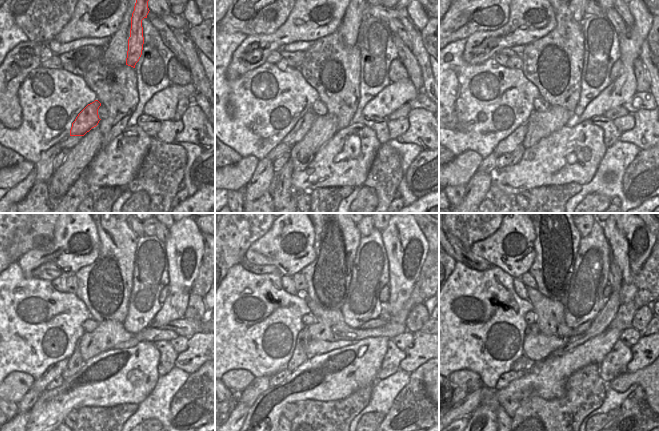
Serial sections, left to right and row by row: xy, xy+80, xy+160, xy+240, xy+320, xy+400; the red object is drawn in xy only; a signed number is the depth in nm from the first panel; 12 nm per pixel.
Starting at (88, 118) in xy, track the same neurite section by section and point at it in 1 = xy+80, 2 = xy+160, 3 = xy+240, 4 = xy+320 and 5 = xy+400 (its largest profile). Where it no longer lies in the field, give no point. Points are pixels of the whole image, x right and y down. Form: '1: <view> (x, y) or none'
1: xy+80 (303, 125)
2: xy+160 (508, 145)
3: xy+240 (55, 370)
4: xy+320 (248, 396)
5: xy+400 (464, 408)

